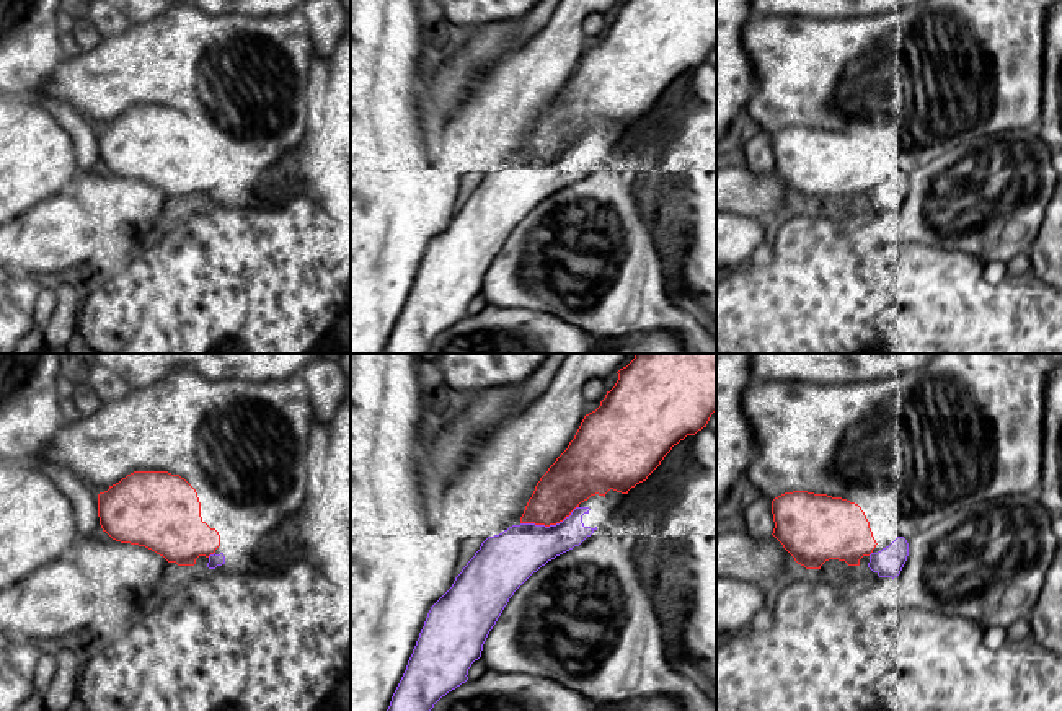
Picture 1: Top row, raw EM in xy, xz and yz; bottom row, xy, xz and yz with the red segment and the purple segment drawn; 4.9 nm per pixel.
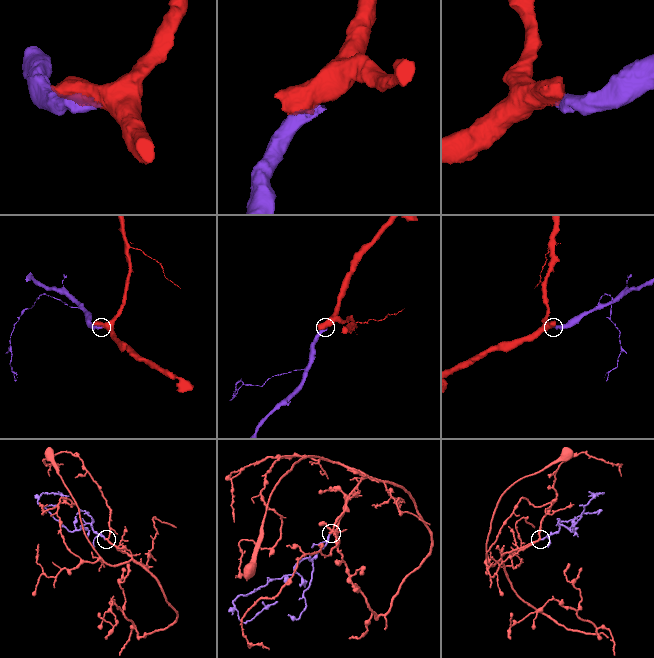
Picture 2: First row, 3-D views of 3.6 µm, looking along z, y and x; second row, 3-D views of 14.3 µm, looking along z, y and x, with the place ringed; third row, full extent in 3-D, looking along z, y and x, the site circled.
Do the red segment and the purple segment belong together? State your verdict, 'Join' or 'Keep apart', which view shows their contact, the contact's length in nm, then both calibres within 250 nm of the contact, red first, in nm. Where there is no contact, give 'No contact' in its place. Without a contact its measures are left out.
Join. Touches red in xz. Shared border 300 nm. Thickness 240 nm (red) against 260 nm

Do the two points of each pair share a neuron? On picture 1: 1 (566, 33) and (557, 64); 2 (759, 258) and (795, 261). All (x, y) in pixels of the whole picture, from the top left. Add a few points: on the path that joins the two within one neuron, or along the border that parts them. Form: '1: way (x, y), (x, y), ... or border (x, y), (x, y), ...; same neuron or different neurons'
1: way (561, 41), (557, 48), (557, 56); same neuron
2: border (772, 248), (772, 260), (769, 263), (751, 263); different neurons

